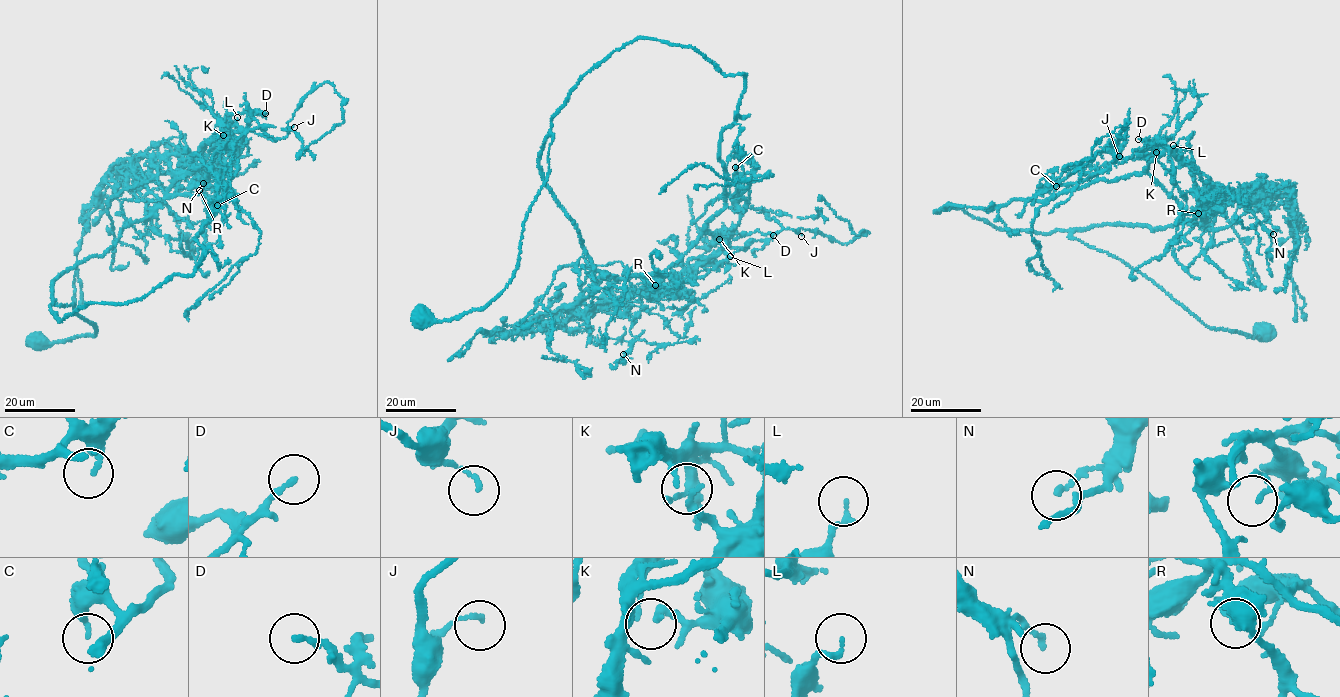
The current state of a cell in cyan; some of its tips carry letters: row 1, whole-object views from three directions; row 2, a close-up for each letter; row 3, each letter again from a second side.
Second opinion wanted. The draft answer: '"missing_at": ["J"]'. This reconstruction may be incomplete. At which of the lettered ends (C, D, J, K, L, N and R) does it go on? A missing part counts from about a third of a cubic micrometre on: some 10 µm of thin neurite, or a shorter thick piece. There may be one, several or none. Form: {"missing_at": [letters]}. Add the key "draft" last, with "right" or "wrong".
{"missing_at": ["D"], "draft": "wrong"}

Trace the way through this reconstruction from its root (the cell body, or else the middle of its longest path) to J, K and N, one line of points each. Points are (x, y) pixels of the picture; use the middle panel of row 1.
J: (422, 319), (458, 318), (504, 288), (551, 133), (541, 178), (601, 272), (661, 273), (705, 232), (801, 236)
K: (422, 319), (458, 318), (504, 288), (551, 133), (541, 178), (594, 268), (674, 275), (715, 256), (719, 239)
N: (422, 319), (504, 288), (552, 133), (543, 184), (618, 279), (616, 304), (645, 307), (623, 354)

